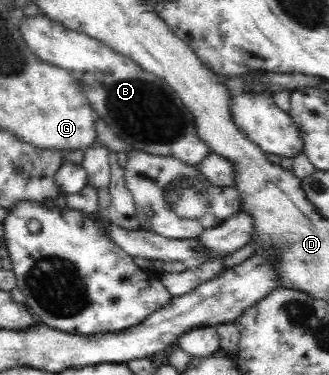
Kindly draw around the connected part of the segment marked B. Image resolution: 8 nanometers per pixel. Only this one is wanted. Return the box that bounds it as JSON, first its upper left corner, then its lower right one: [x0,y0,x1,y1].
[19,16,211,166]

